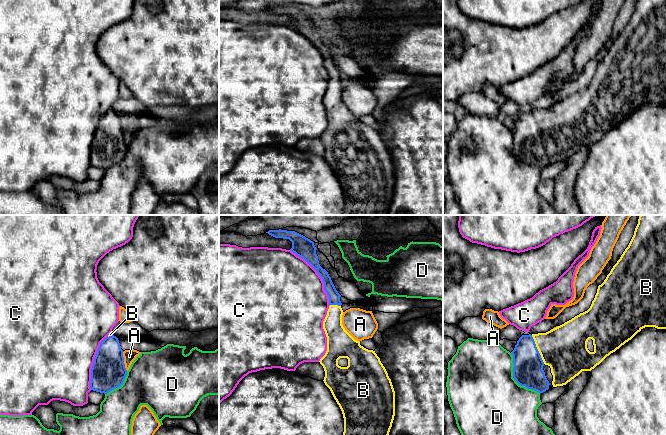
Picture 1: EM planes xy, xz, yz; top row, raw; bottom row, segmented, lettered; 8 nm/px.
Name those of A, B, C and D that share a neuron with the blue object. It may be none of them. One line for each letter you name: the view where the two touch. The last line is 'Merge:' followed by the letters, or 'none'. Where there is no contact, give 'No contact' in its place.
B: Touches blue in yz
Merge: B

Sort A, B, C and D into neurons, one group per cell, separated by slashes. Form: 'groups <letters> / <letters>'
groups A / B / C / D

